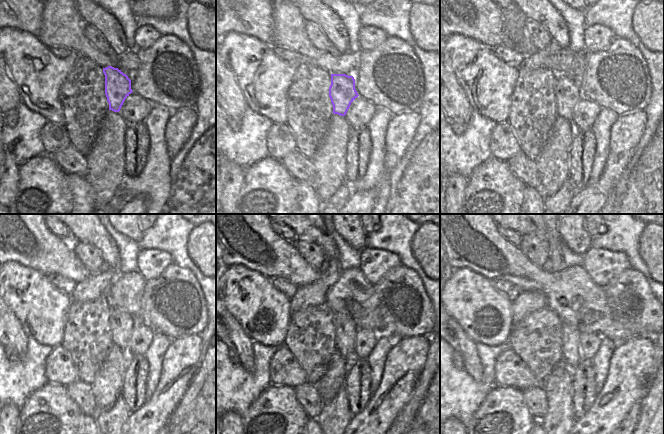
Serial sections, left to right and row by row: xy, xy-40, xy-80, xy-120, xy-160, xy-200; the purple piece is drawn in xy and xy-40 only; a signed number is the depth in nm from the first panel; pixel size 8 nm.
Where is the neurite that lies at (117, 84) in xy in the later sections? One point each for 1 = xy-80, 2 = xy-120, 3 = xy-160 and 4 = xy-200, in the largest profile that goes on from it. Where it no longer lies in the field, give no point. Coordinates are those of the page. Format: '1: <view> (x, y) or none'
1: xy-80 (567, 93)
2: xy-120 (121, 323)
3: xy-160 (345, 329)
4: xy-200 (571, 351)

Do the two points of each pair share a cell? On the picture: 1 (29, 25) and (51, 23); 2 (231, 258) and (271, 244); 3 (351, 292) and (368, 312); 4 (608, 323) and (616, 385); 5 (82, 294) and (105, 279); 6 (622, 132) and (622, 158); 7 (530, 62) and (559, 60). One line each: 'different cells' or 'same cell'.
1: different cells
2: same cell
3: same cell
4: different cells
5: same cell
6: same cell
7: different cells

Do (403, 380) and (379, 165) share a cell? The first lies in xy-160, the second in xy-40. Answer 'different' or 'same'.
different

